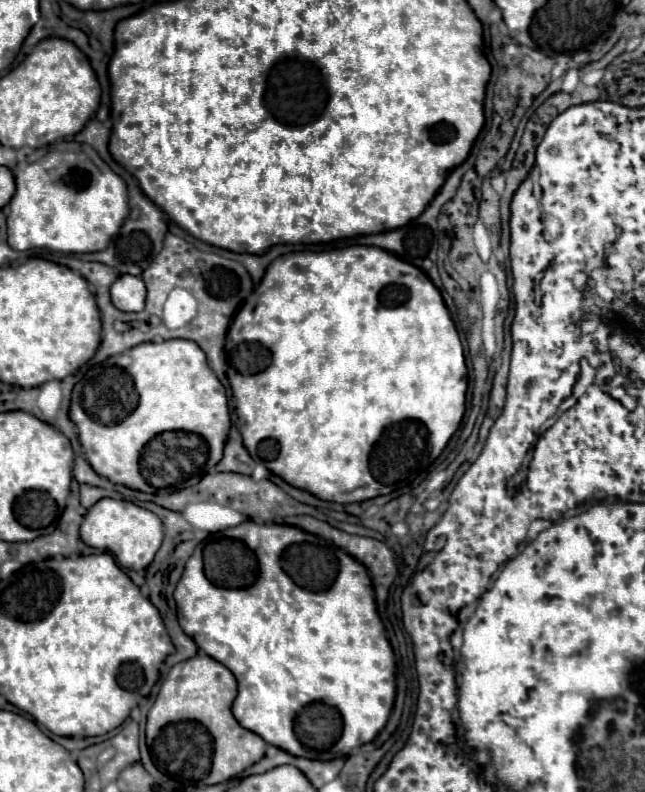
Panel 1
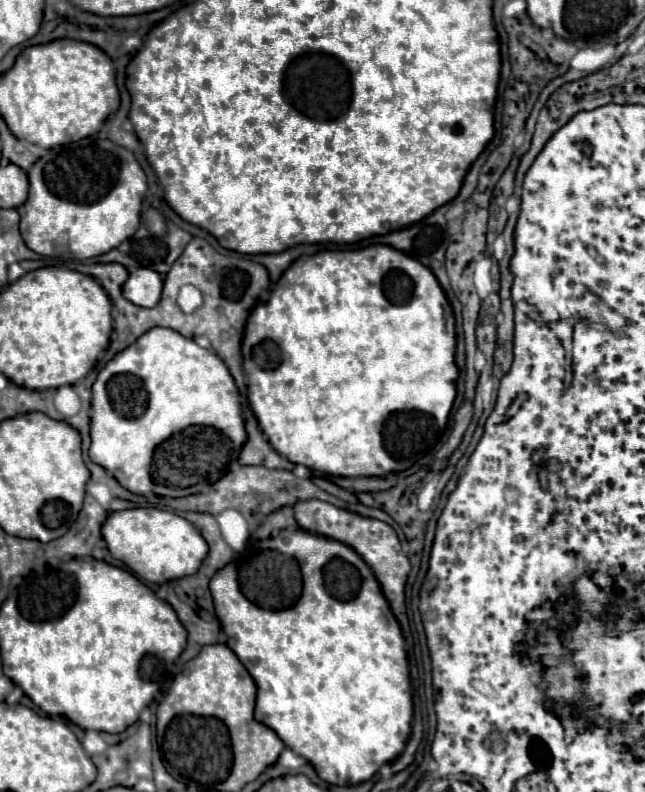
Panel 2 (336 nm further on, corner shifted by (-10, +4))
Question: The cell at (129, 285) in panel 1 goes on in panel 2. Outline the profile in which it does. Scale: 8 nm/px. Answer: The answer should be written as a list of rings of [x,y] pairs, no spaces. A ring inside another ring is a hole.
[[[147,267],[137,269],[123,283],[123,297],[139,307],[155,307],[161,299],[163,277]]]

